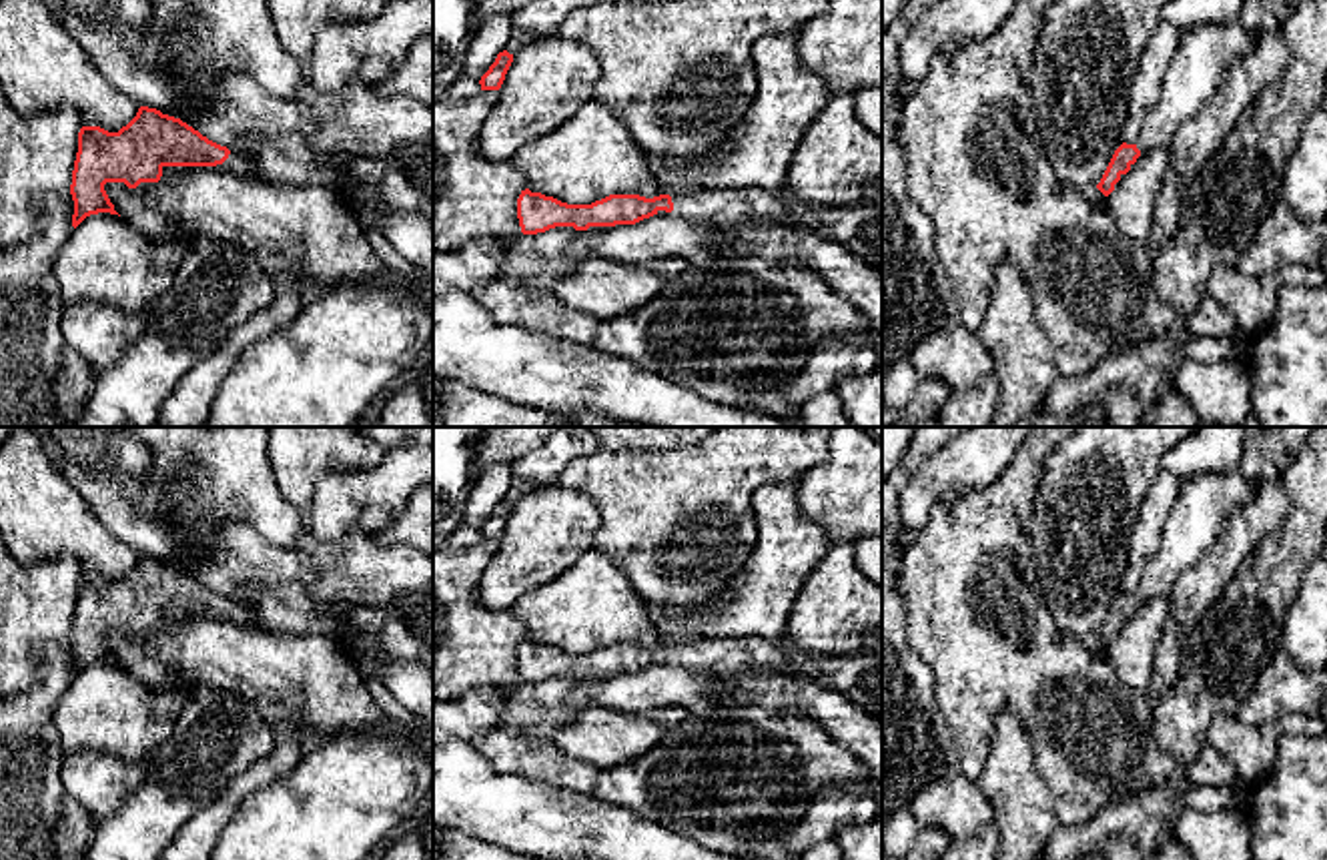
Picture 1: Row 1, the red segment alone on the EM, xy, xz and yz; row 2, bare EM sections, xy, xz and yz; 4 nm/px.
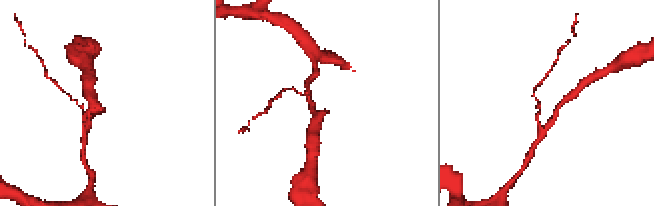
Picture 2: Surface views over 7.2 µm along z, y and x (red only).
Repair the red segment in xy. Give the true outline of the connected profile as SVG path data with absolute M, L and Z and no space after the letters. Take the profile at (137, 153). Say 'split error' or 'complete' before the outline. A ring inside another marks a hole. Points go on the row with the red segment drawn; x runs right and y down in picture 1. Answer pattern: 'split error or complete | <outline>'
split error | M140 106L118 132L82 126L70 184L72 227L90 214L118 214L104 190L106 182L142 188L186 166L216 166L241 178L263 180L245 156L156 108Z

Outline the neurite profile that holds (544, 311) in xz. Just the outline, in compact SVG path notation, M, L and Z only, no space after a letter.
M499 279L471 295L497 323L511 323L561 341L593 347L599 321L571 309L553 291L537 291Z

